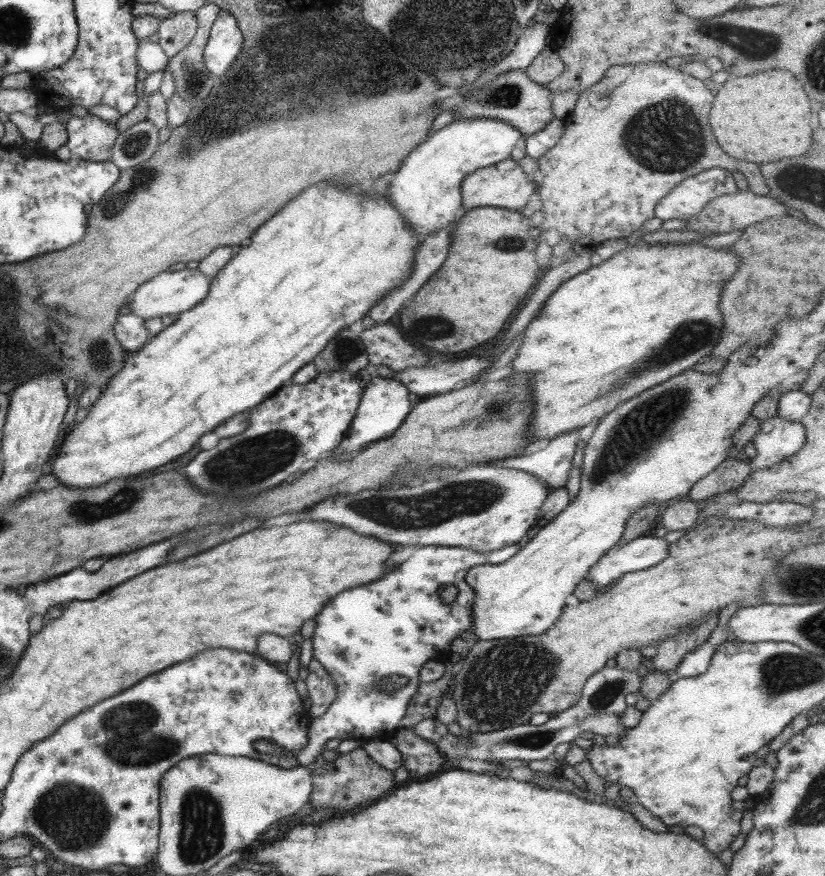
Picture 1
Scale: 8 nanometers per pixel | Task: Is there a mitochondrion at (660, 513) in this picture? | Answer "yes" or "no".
no

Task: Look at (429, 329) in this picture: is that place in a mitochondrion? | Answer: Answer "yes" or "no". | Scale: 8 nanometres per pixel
yes

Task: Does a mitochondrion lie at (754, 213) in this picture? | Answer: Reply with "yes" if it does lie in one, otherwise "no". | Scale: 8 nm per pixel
no

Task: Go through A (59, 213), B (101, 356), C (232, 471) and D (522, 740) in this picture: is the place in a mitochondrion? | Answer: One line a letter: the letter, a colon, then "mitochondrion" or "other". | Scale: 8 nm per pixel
A: other
B: mitochondrion
C: mitochondrion
D: mitochondrion

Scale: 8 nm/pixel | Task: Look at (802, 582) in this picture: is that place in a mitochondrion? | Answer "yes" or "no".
yes

